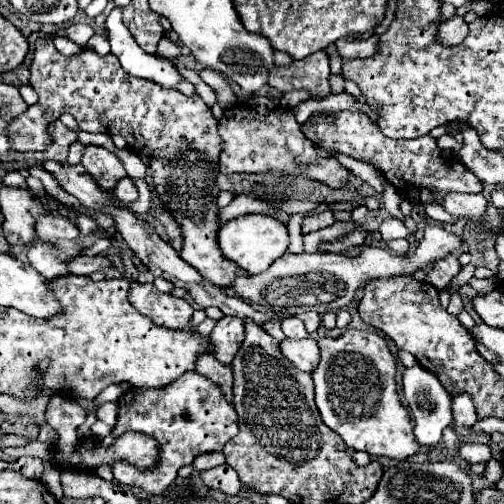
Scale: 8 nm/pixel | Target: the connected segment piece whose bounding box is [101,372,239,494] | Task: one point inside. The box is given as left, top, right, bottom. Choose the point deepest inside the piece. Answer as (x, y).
(189, 417)

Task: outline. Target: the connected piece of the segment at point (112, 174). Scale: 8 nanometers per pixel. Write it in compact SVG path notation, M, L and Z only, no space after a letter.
M87 144L83 150L83 156L81 156L81 164L93 178L97 178L97 182L105 190L113 190L115 182L119 178L127 176L123 162L103 146Z

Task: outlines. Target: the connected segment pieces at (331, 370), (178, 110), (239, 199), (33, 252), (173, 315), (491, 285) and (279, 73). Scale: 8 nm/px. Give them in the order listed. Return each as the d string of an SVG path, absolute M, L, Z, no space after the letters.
M343 330L341 336L331 338L323 336L319 338L319 350L321 350L321 360L319 366L313 370L313 380L315 380L315 402L321 412L321 418L325 426L329 426L333 432L337 432L343 442L349 448L363 450L375 456L387 456L387 458L407 458L413 456L419 448L415 436L413 436L413 426L407 408L399 400L397 392L397 360L389 352L387 340L371 330Z
M53 38L37 40L29 70L29 84L39 94L39 102L9 124L13 150L45 150L51 142L47 124L63 112L73 114L79 128L85 132L121 134L127 140L127 148L145 160L161 204L167 206L183 226L183 248L179 256L219 288L227 288L237 276L245 276L245 272L225 260L217 248L219 208L215 198L219 186L215 178L219 174L221 138L217 134L217 120L199 94L185 96L179 90L161 88L151 80L129 76L113 54L99 56L83 48L77 56L63 56L55 48Z
M235 196L231 204L227 204L225 208L221 208L219 212L219 224L225 224L229 222L231 218L237 218L241 214L247 214L247 212L265 212L267 210L267 202L265 200L259 200L259 198L253 198L253 196Z
M37 240L31 250L29 250L29 264L33 264L33 268L41 274L41 276L47 276L49 280L53 278L59 278L65 272L65 264L61 260L55 260L55 256L49 252L47 244L43 240Z
M133 282L129 290L131 306L147 316L153 324L169 330L193 330L193 306L185 298L159 292L151 282Z
M471 278L469 280L469 286L473 286L479 294L489 294L495 290L495 280L479 280L479 278Z
M315 52L305 60L295 60L291 66L277 66L269 74L269 86L279 92L305 88L311 94L329 94L329 58L325 52Z

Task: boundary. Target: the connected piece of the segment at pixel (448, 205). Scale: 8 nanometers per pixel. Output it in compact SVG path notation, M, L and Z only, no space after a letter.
M449 192L445 194L441 206L455 218L463 216L473 222L483 222L485 214L485 204L487 200L483 194L459 194L459 192Z

